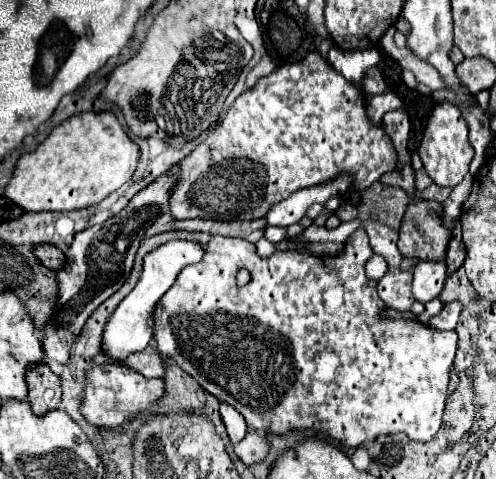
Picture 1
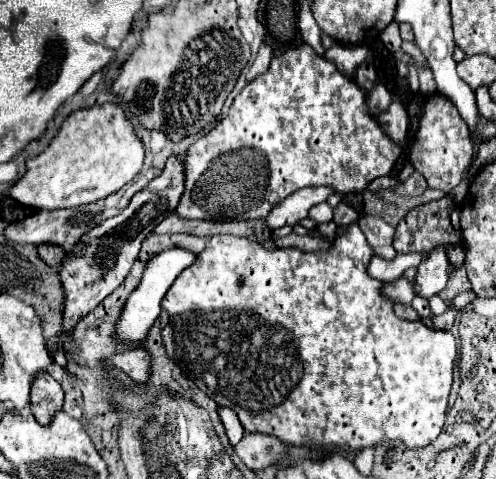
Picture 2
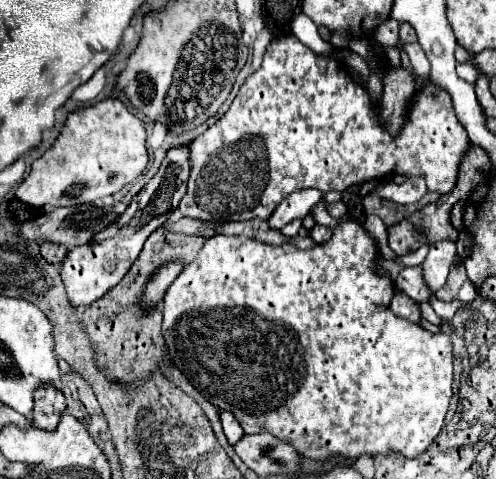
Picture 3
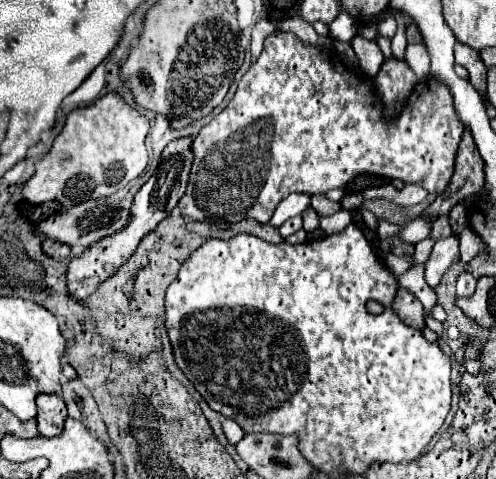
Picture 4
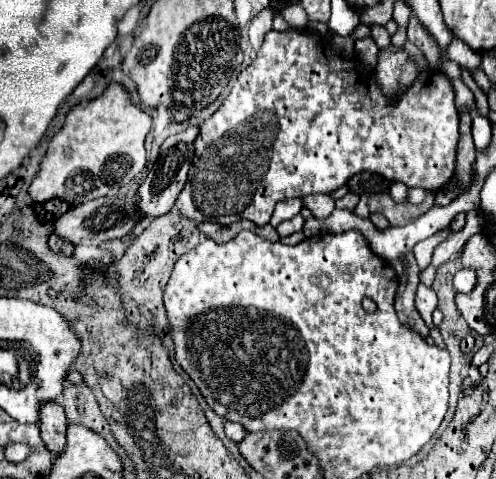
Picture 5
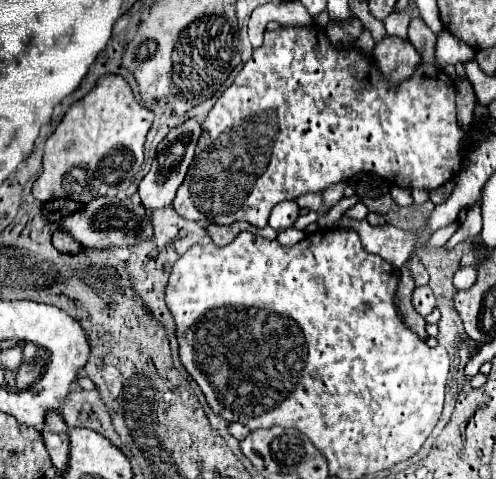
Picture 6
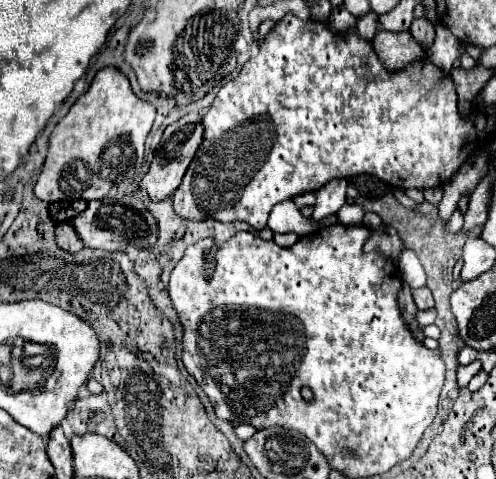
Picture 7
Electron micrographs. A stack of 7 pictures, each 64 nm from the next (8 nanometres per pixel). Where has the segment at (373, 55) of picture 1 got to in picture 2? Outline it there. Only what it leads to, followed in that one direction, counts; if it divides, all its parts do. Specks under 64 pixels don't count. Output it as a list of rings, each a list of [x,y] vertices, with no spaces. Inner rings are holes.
[[[334,44],[332,48],[326,50],[324,56],[326,56],[328,60],[336,62],[336,66],[338,66],[344,74],[352,76],[354,68],[369,57],[369,48],[366,46],[342,46],[342,44]]]

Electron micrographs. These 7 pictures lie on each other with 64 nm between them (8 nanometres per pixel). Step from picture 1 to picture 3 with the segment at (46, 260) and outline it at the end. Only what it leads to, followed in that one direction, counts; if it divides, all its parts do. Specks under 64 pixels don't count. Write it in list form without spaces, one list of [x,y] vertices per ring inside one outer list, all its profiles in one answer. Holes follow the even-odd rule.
[[[42,242],[40,244],[40,254],[48,260],[48,262],[62,262],[68,254],[68,248],[64,248],[62,244],[54,244],[54,242]]]

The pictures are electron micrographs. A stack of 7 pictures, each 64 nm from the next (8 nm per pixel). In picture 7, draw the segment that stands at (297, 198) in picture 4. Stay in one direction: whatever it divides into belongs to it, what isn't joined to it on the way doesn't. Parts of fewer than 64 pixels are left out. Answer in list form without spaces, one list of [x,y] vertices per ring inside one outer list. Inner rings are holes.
[[[292,200],[288,202],[280,202],[276,204],[276,208],[272,208],[270,218],[268,218],[268,228],[272,232],[278,234],[286,234],[286,232],[294,232],[298,236],[306,236],[312,234],[318,224],[312,218],[306,218]]]

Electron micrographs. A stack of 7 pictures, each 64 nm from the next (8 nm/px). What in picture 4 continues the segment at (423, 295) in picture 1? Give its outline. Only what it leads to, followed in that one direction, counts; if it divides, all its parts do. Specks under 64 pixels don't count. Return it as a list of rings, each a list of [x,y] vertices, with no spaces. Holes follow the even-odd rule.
[[[456,234],[448,236],[444,240],[438,240],[434,244],[432,256],[430,256],[428,264],[426,264],[426,274],[424,274],[428,286],[434,288],[440,282],[442,274],[446,272],[446,268],[454,262],[454,258],[458,254],[458,248],[460,248],[460,240],[458,240]]]

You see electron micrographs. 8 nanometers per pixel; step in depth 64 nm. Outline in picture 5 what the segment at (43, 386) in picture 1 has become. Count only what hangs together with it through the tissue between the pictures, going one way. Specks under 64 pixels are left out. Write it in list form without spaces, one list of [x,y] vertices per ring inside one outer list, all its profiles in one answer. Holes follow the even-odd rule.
[[[52,402],[42,404],[42,408],[40,408],[40,436],[52,454],[64,452],[66,428],[68,428],[68,420],[64,416],[64,410]]]

